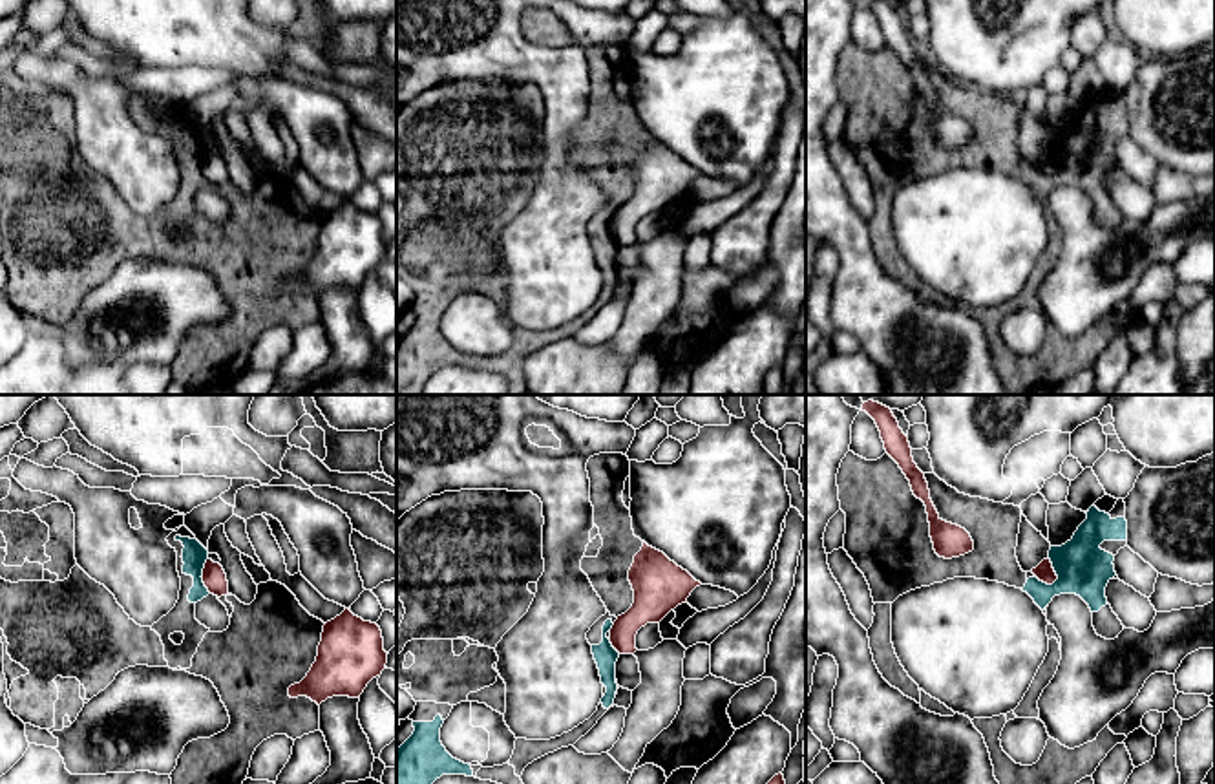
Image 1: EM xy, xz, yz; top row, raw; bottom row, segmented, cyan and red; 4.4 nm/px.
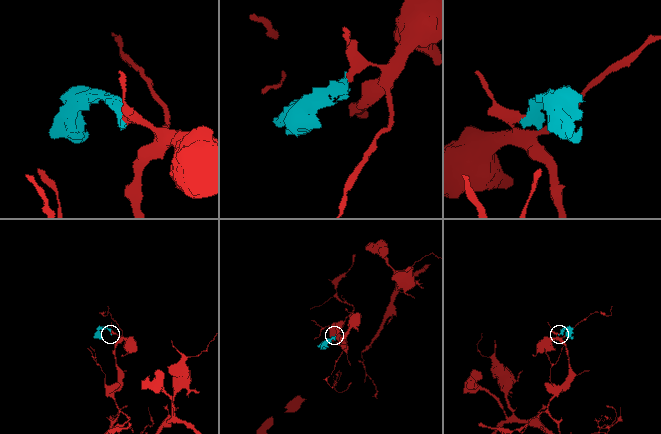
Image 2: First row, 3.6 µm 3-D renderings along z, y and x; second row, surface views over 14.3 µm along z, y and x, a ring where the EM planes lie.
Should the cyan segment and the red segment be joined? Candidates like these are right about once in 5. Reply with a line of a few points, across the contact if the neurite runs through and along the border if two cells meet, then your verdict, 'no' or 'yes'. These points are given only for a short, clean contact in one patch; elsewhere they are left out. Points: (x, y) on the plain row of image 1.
line yz (1047, 148), (1056, 167), (1051, 176); no

